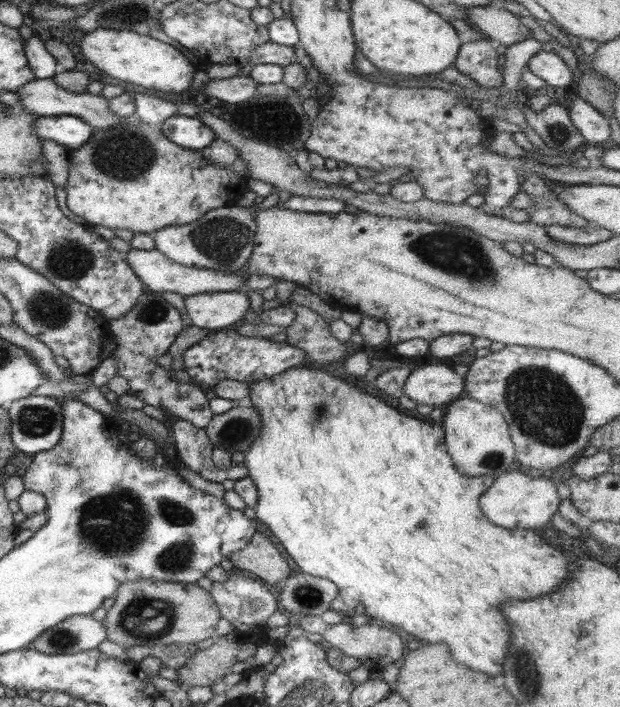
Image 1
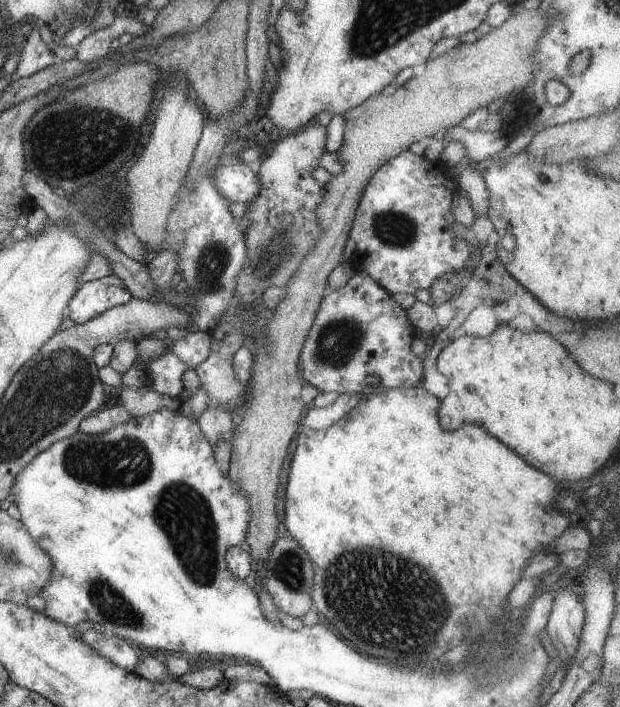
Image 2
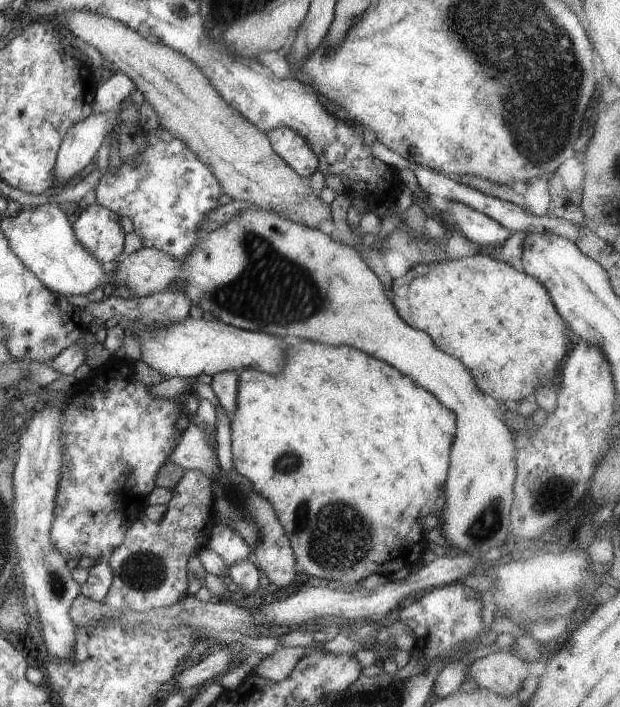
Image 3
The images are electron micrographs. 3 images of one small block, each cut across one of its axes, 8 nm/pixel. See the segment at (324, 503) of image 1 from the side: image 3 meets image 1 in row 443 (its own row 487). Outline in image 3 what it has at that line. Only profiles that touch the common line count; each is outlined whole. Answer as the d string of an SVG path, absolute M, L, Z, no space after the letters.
M291 338L286 348L284 368L278 376L270 376L254 368L244 368L239 373L236 414L231 424L233 468L250 482L251 489L258 496L272 504L302 570L310 576L338 580L344 582L347 588L353 588L372 574L392 576L399 565L413 567L414 562L421 563L421 556L429 550L429 543L418 519L442 511L446 504L444 483L448 476L449 454L456 430L454 411L440 404L431 392L418 386L410 376L398 372L394 366L348 345L322 346L322 343L310 342L308 339Z

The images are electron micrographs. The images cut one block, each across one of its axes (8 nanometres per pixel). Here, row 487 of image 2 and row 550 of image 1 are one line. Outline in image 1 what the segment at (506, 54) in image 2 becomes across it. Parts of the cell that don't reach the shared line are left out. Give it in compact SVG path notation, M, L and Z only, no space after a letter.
M259 531L251 536L248 546L231 552L227 557L233 566L254 574L269 585L282 584L292 574L286 559L272 541Z

